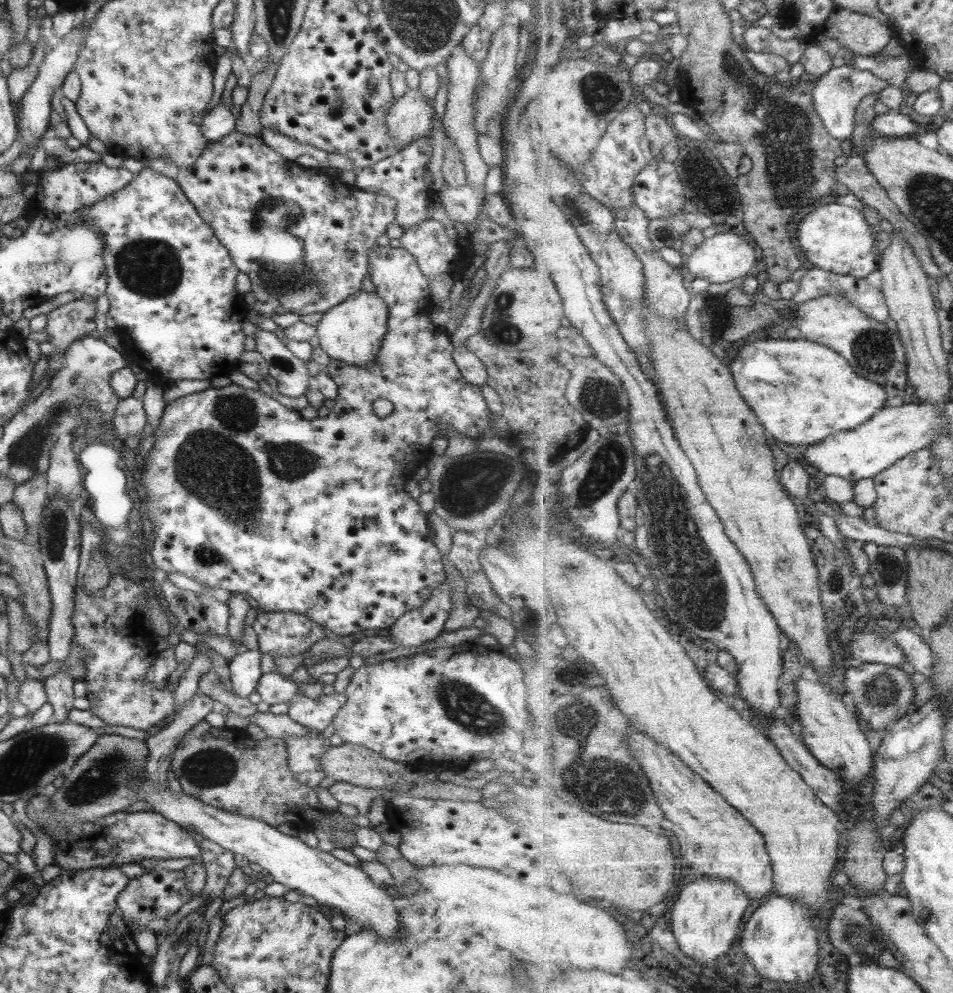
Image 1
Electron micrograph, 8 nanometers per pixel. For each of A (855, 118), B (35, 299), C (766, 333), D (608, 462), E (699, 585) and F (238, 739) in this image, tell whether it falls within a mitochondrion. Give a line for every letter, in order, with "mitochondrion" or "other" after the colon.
A: other
B: other
C: other
D: mitochondrion
E: mitochondrion
F: mitochondrion

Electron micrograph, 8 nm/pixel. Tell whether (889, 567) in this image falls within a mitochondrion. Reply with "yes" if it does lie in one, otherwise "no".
yes

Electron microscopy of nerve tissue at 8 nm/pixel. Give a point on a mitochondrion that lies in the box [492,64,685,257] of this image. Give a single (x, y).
(598, 94)

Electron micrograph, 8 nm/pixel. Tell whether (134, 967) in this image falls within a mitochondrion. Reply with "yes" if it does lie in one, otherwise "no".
no

